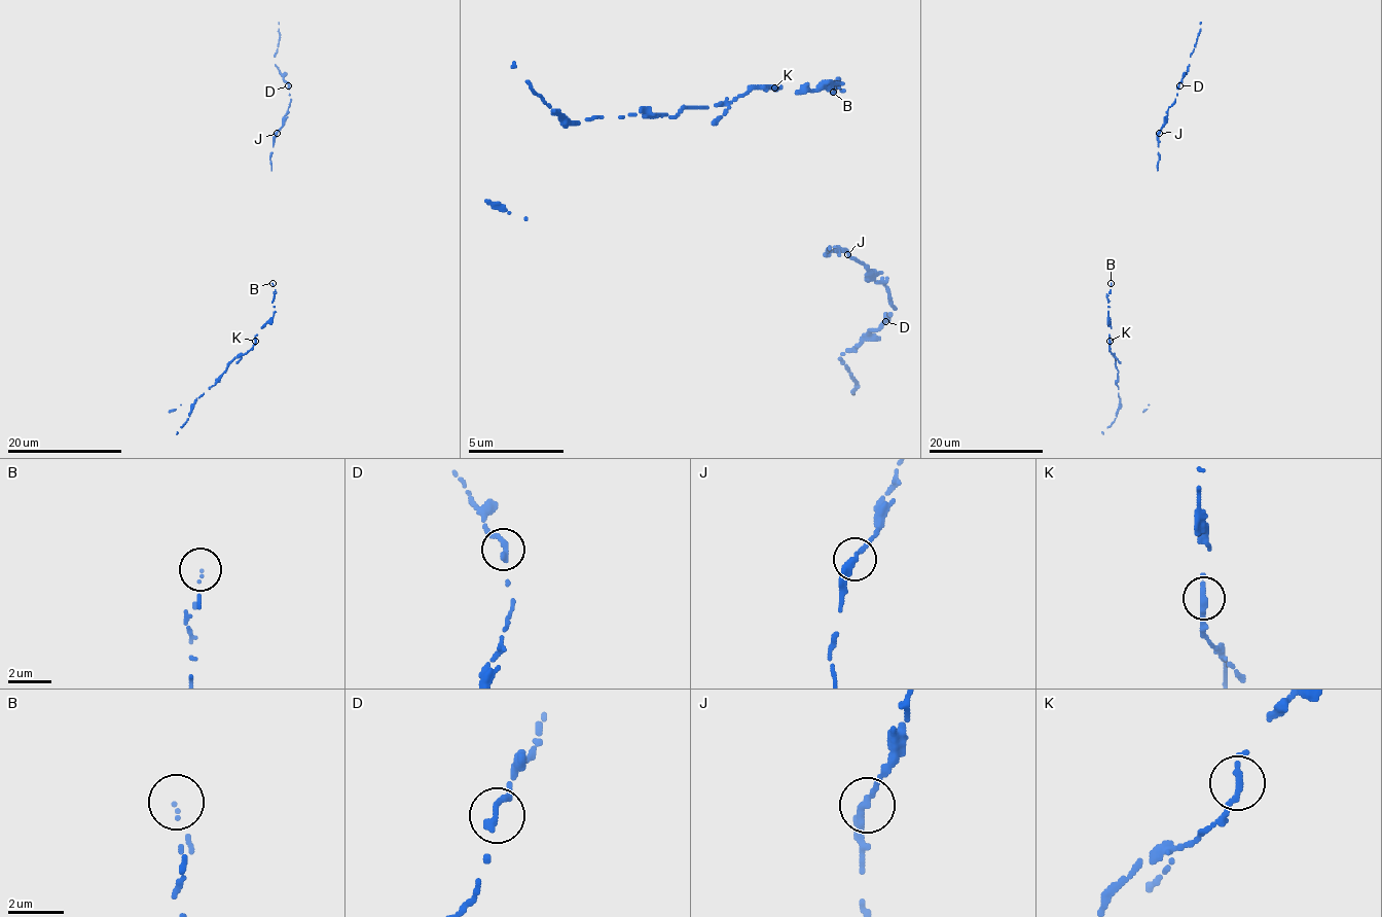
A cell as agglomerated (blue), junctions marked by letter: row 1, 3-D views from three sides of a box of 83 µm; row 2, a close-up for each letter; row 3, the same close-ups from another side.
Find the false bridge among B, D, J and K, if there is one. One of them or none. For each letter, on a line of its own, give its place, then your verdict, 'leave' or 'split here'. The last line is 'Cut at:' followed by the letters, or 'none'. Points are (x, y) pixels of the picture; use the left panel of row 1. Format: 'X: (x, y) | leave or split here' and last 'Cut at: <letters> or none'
B: (273, 283) | leave
D: (288, 85) | leave
J: (277, 133) | leave
K: (255, 341) | leave
Cut at: none

